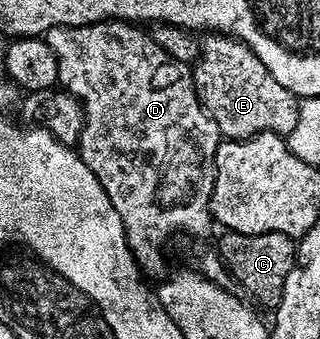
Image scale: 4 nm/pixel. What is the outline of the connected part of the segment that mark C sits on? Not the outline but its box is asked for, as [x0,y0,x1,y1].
[217,230,296,309]

